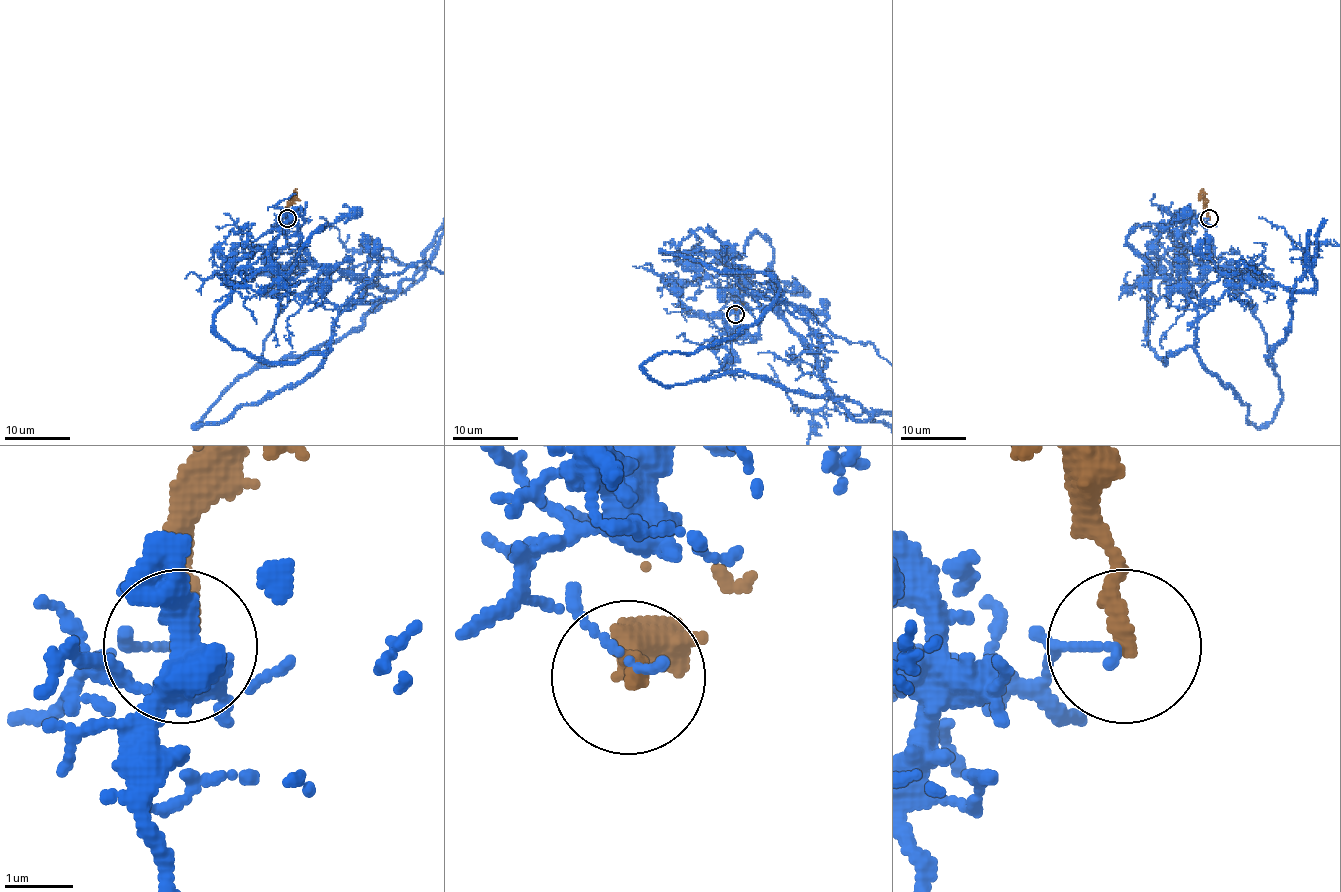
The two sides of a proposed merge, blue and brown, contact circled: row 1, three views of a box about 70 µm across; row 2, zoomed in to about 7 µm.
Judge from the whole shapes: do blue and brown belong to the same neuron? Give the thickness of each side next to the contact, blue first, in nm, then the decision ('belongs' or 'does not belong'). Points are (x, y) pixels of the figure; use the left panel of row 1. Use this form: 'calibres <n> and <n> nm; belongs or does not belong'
calibres 120 and 200 nm; does not belong

